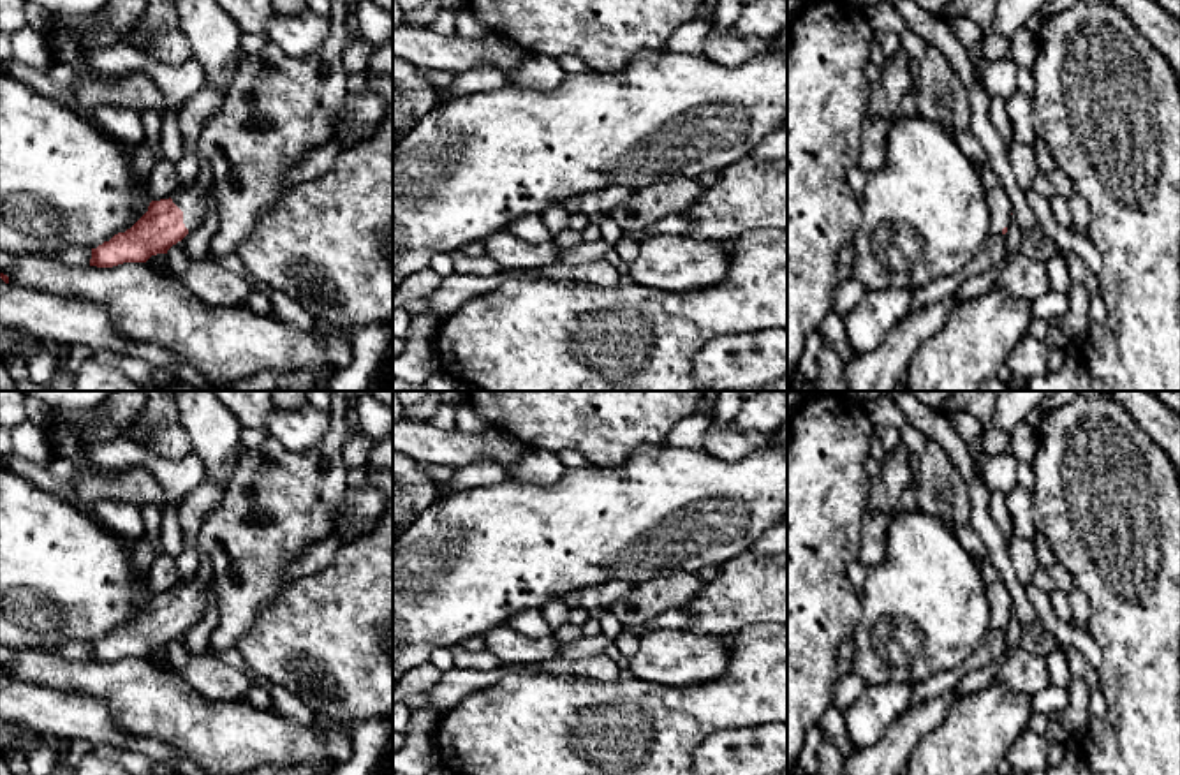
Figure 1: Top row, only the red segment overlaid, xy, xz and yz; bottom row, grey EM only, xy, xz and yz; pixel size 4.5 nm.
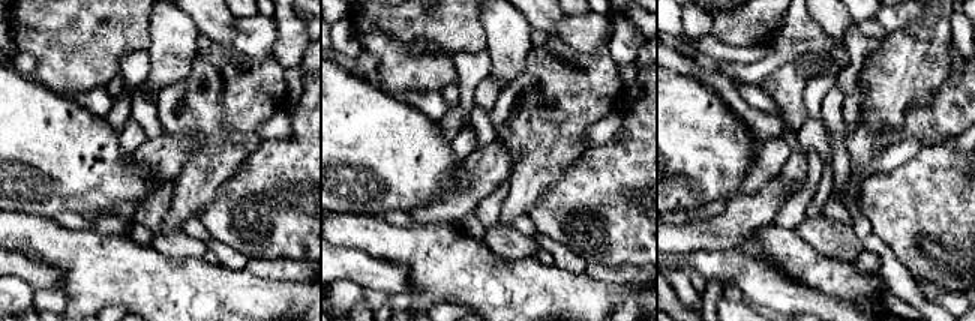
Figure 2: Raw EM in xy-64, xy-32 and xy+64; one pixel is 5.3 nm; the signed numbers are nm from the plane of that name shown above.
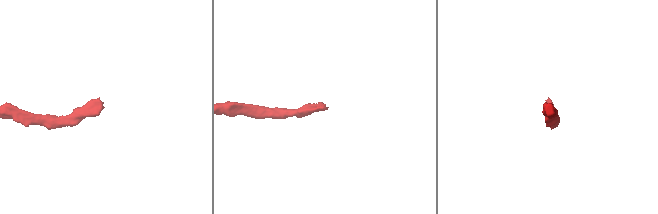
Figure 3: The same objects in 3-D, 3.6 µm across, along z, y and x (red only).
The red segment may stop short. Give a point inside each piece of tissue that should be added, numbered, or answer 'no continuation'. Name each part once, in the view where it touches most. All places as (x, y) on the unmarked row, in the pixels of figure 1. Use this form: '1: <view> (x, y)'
1: xy (192, 594)

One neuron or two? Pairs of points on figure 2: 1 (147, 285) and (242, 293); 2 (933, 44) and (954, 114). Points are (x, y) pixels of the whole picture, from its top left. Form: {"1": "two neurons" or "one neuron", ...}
{"1": "one neuron", "2": "two neurons"}

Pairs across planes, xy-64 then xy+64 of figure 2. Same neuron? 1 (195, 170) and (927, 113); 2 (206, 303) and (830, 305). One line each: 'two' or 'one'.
1: two
2: two

